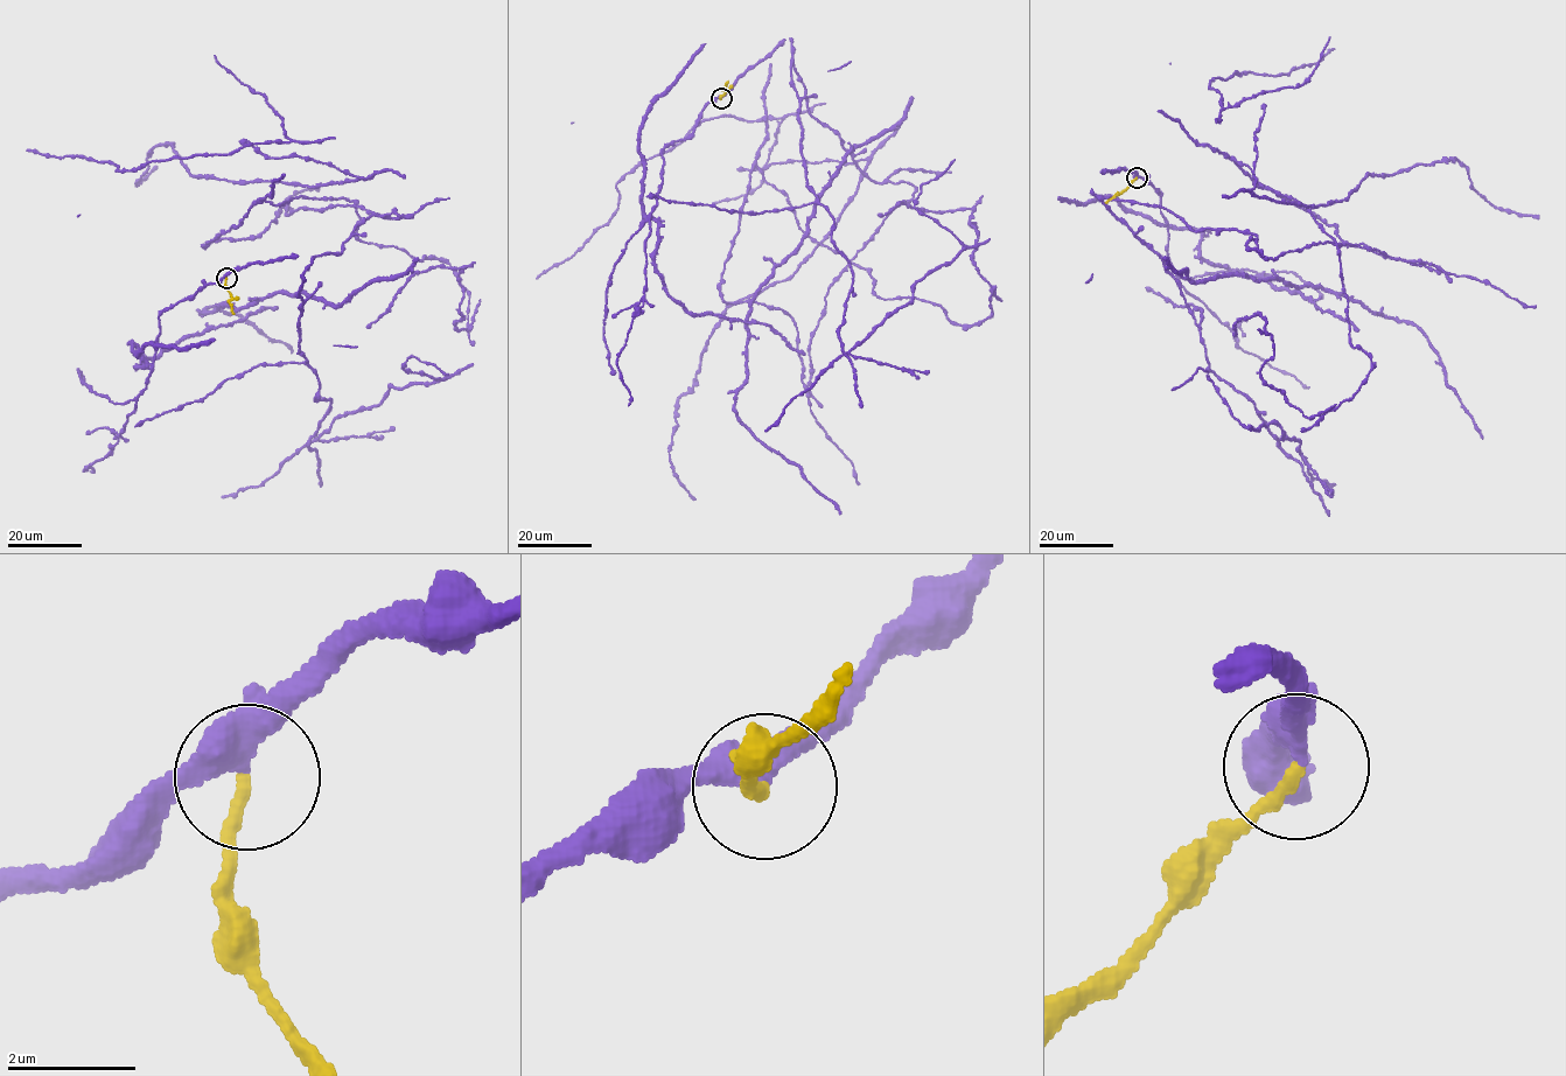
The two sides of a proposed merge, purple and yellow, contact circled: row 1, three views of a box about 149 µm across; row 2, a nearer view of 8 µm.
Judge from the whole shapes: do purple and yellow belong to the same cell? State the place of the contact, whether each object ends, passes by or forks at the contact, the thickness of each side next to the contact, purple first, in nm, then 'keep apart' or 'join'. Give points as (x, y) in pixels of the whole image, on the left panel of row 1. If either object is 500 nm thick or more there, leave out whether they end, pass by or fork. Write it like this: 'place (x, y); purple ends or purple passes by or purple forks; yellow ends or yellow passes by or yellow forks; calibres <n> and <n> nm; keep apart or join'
place (226, 278); purple passes by; yellow ends; calibres 380 and 190 nm; keep apart

